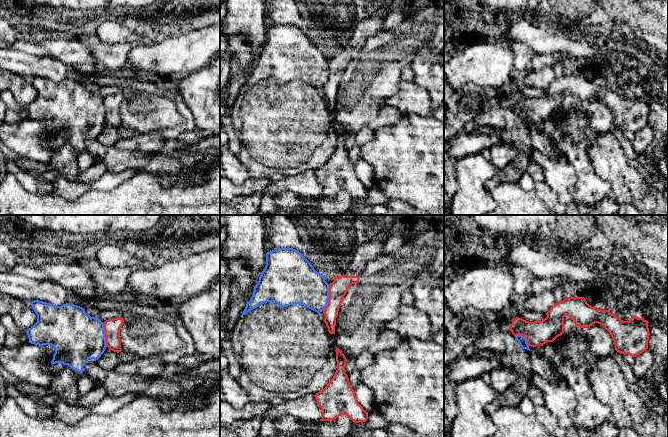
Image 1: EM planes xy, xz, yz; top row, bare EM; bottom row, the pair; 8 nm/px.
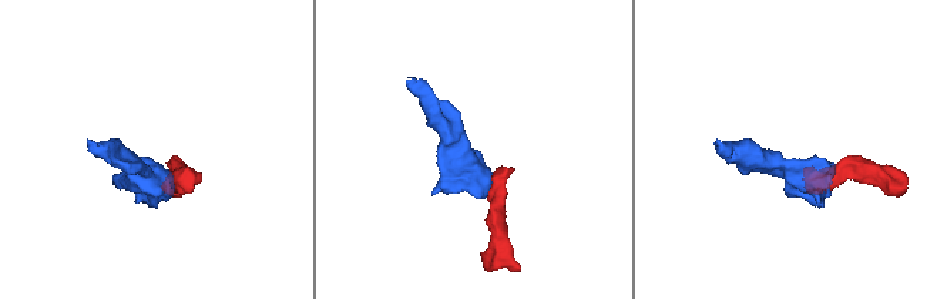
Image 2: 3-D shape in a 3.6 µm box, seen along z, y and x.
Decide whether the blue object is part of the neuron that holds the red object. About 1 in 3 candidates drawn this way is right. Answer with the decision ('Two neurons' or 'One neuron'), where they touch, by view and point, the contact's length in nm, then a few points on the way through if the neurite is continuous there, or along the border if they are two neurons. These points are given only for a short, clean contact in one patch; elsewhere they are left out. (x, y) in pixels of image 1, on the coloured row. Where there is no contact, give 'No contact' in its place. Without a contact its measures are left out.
Two neurons. Touches red at xz (329, 297). Shared border 220 nm. Boundary: xz (329, 284), (328, 303), (322, 310)

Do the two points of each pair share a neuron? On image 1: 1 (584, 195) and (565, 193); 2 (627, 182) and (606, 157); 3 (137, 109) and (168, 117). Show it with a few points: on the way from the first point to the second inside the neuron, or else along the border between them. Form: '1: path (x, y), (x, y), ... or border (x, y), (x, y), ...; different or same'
1: border (576, 171), (573, 200); different
2: path (621, 176), (610, 163); same
3: path (145, 112), (160, 113); same

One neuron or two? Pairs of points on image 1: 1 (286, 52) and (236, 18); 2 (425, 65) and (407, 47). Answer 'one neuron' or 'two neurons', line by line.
1: two neurons
2: two neurons

